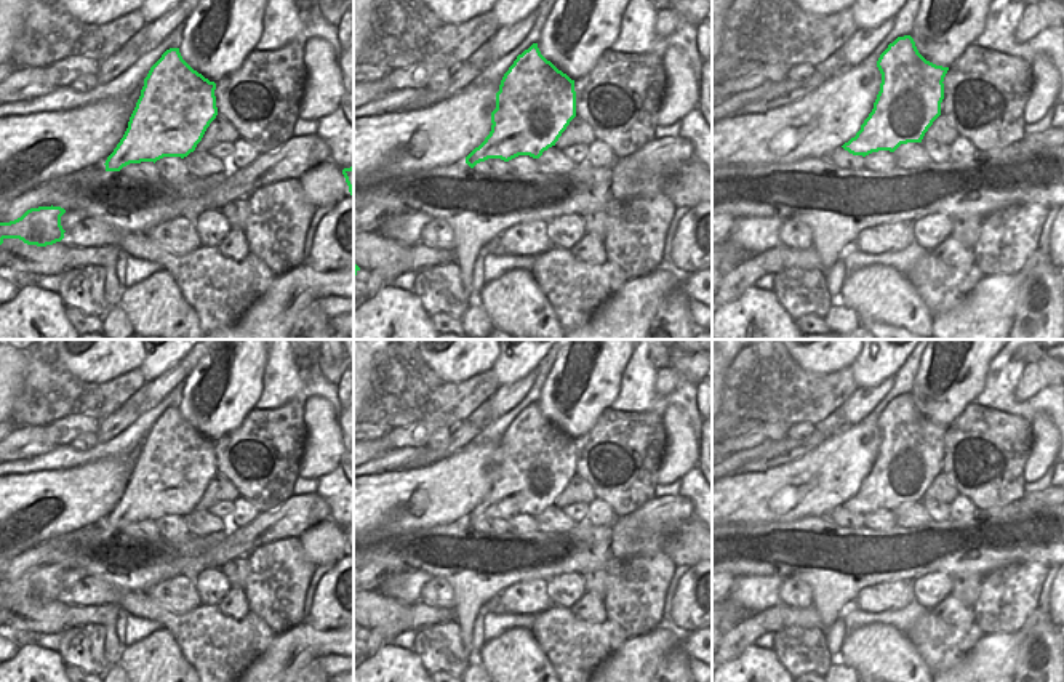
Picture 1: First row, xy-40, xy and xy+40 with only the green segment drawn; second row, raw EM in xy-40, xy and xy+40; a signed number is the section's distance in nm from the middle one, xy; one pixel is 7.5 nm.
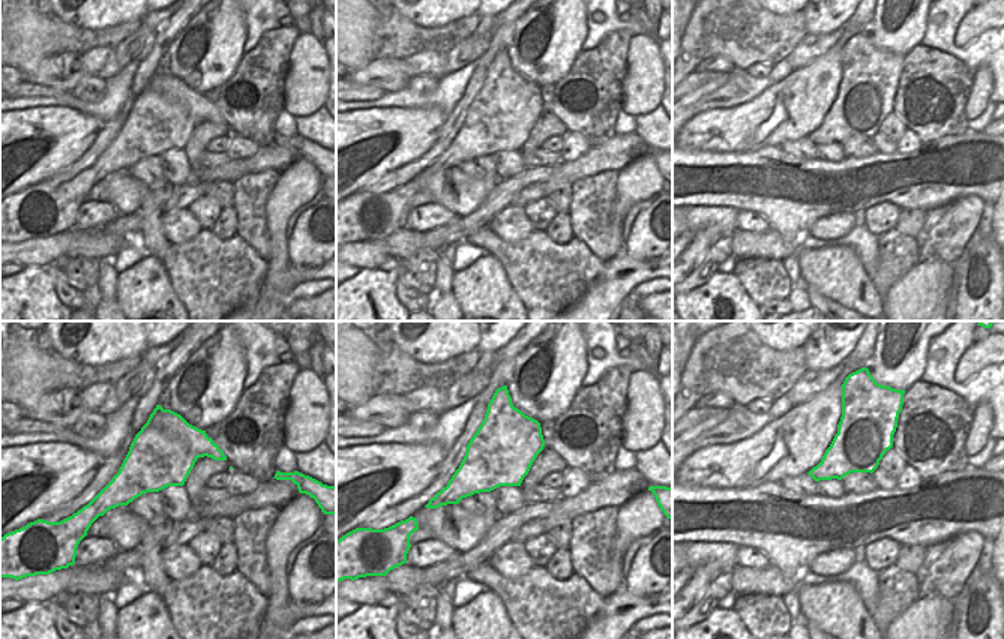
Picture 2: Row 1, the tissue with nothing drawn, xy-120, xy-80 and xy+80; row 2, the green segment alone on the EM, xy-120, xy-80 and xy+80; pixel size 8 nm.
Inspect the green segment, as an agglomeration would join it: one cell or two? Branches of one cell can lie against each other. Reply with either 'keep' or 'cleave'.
cleave

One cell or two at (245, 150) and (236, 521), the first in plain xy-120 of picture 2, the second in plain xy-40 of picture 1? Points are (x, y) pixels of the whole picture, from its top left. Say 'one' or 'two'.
one

